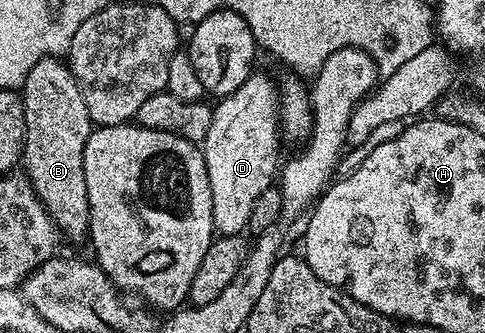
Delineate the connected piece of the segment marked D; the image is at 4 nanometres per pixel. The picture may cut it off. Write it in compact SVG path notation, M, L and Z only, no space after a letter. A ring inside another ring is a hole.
M260 70L254 71L231 94L220 97L212 105L211 127L207 129L207 138L203 145L207 178L211 182L211 218L213 230L217 236L239 236L249 227L251 209L263 190L274 187L279 176L279 165L282 163L281 144L283 133L279 123L279 88L269 76L264 76Z

